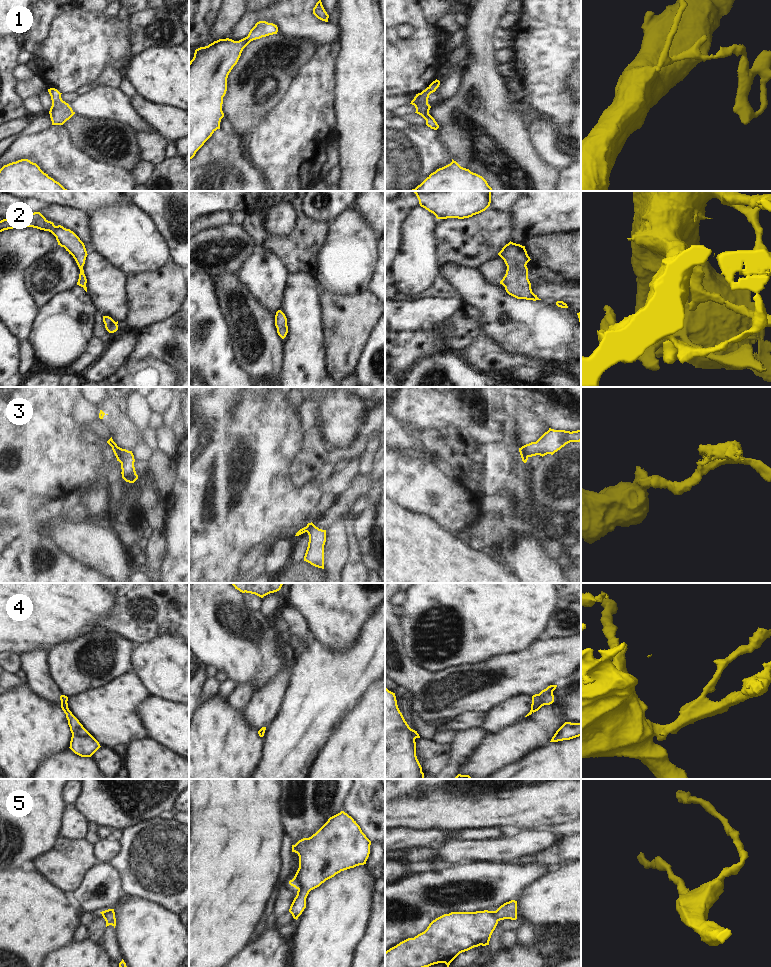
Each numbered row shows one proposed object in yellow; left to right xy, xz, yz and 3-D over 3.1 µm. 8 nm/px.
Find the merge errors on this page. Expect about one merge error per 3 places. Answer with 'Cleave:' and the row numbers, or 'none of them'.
Cleave: 3

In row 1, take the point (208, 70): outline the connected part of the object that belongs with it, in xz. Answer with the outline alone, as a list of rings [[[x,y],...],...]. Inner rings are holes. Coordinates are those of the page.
[[[259,21],[250,30],[248,36],[239,41],[229,38],[219,39],[195,50],[194,57],[189,62],[189,161],[212,134],[220,129],[220,122],[224,117],[222,104],[227,91],[227,78],[237,64],[243,49],[251,41],[277,32],[277,25]]]

